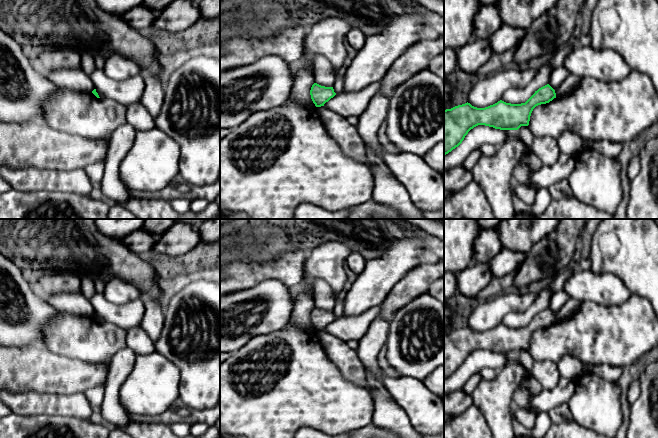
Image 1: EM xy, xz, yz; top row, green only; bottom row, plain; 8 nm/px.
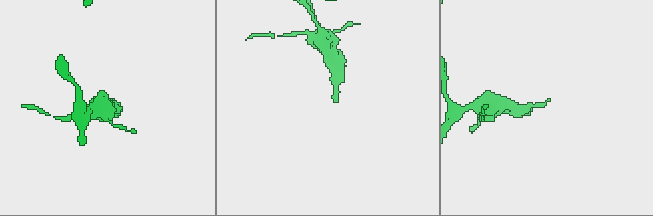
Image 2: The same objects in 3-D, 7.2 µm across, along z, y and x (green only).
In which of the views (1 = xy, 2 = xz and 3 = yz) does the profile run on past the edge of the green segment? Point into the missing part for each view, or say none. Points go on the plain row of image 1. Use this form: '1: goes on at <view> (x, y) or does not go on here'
1: does not go on here
2: does not go on here
3: does not go on here

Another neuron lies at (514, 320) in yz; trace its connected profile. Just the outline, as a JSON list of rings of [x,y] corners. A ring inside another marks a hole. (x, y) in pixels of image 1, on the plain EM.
[[[544,288],[526,311],[509,313],[504,317],[501,324],[511,328],[525,327],[539,312],[549,307],[553,294],[549,289]]]

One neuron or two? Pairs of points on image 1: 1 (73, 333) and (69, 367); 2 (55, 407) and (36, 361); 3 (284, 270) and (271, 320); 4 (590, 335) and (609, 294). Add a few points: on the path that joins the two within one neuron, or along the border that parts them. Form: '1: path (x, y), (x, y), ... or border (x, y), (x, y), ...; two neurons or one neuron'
1: border (49, 349), (57, 354), (93, 363); two neurons
2: border (26, 392), (73, 394); two neurons
3: border (258, 283), (268, 279), (278, 279), (293, 290); two neurons
4: border (627, 299), (608, 305), (581, 302); two neurons

